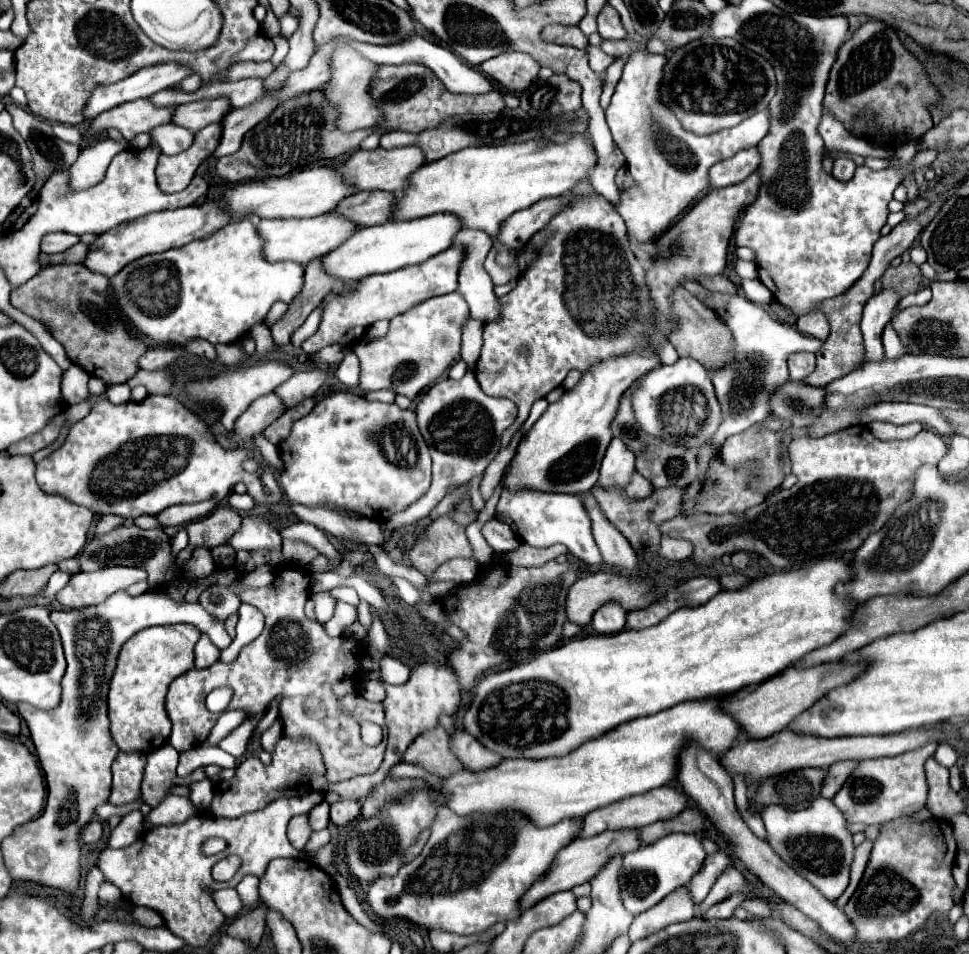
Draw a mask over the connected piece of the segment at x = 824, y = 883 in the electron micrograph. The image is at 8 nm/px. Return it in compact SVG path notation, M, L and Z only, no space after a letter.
M818 798L804 810L788 812L782 806L770 806L760 814L768 830L768 844L774 852L800 876L806 876L806 880L810 880L828 900L838 900L848 886L854 844L852 834L846 828L846 820L834 802L828 798Z

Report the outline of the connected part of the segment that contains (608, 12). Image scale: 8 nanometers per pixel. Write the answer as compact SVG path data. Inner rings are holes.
M606 4L606 8L602 8L602 12L598 14L598 34L604 40L624 40L628 36L618 12L610 4Z

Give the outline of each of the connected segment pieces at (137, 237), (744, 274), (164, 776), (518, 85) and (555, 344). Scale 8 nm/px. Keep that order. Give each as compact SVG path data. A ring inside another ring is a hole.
M220 200L146 214L146 216L140 216L132 222L120 224L118 228L112 228L112 230L100 234L100 238L94 242L94 248L90 248L88 260L84 260L84 262L88 264L90 270L102 272L112 278L118 274L118 270L122 270L126 264L134 262L136 258L142 258L146 254L164 252L170 248L178 248L178 246L184 246L194 240L202 240L210 234L218 232L220 228L224 228L230 222L232 222L232 216L230 216L230 212L226 212L226 206Z
M738 260L738 264L736 264L736 272L738 272L740 278L750 278L750 280L756 280L756 278L758 278L758 268L756 268L752 262Z
M164 744L162 748L148 754L144 780L141 782L141 796L144 796L146 804L164 798L166 790L172 786L172 778L176 776L176 766L178 752L170 744Z
M506 52L502 56L486 60L480 68L506 90L520 92L538 78L540 64L522 52Z
M590 182L586 184L578 184L578 188L574 188L574 196L578 196L578 200L574 200L574 204L570 204L570 208L566 208L566 212L560 212L558 216L554 216L554 220L546 226L546 230L542 230L538 236L534 236L534 244L540 246L540 256L538 260L518 278L518 286L508 292L506 296L500 298L500 308L502 308L502 314L500 314L500 320L494 322L494 324L488 324L484 326L484 346L482 346L482 354L480 354L480 360L476 364L476 378L482 386L482 390L490 396L502 396L502 398L508 398L508 400L514 400L514 404L518 404L518 420L514 420L514 424L502 434L502 448L506 448L512 440L512 436L520 430L520 426L526 422L528 414L530 414L530 406L534 404L534 400L538 398L544 398L550 390L554 390L556 386L562 384L562 380L566 378L566 374L576 368L580 372L586 372L590 366L598 364L600 360L604 358L612 358L612 356L620 356L620 354L626 354L634 348L640 348L644 344L644 334L646 330L652 326L652 304L648 300L648 292L646 292L646 282L644 282L644 268L638 264L630 244L628 244L628 236L626 236L626 224L622 220L622 216L618 216L618 212L614 210L614 206L604 198L600 196L592 186Z

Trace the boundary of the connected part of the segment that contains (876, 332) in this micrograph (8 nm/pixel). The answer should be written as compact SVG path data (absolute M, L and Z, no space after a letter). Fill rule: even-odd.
M882 288L864 306L860 330L864 336L864 362L884 360L882 330L892 320L900 296L894 288Z

